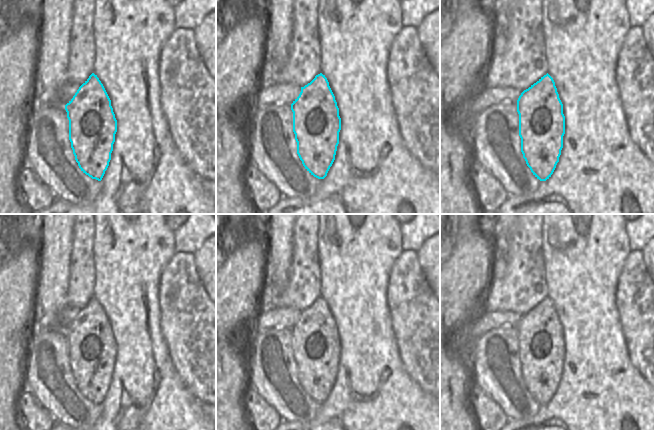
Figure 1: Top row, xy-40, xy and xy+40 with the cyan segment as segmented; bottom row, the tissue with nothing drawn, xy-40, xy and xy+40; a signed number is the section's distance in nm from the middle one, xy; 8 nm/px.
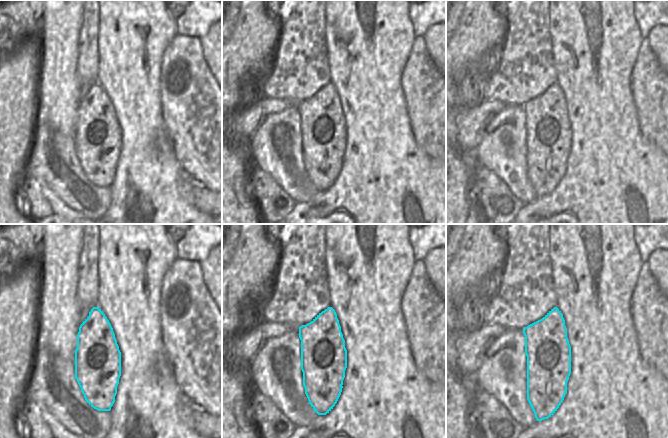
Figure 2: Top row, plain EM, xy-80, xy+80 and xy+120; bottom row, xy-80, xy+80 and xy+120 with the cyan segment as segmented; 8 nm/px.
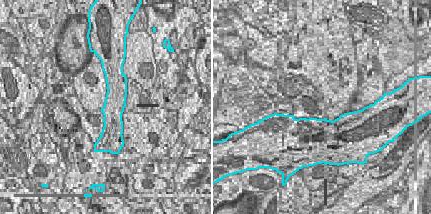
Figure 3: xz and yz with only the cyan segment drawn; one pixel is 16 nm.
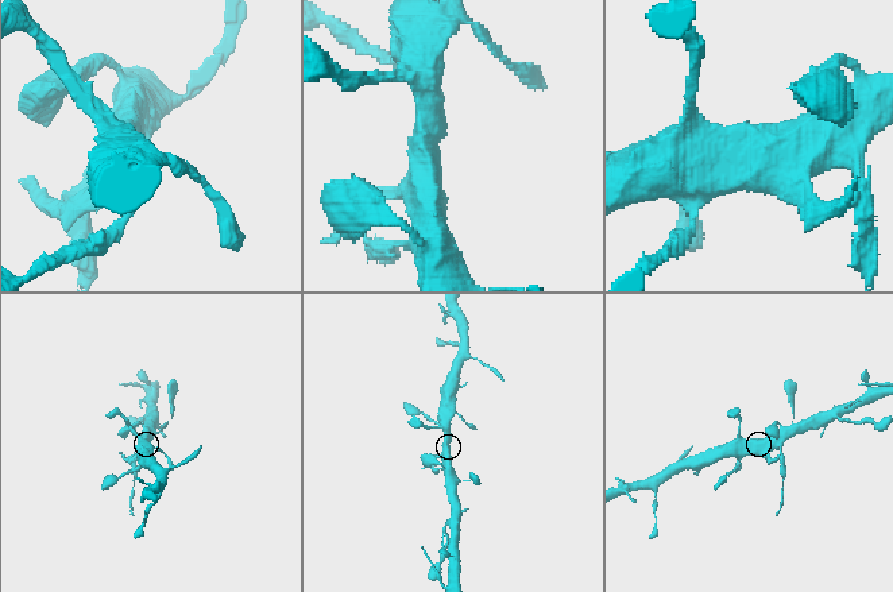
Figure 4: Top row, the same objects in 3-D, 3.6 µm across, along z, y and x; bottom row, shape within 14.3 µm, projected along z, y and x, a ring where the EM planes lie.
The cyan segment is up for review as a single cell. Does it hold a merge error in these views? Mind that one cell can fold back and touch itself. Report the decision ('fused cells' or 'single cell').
fused cells

